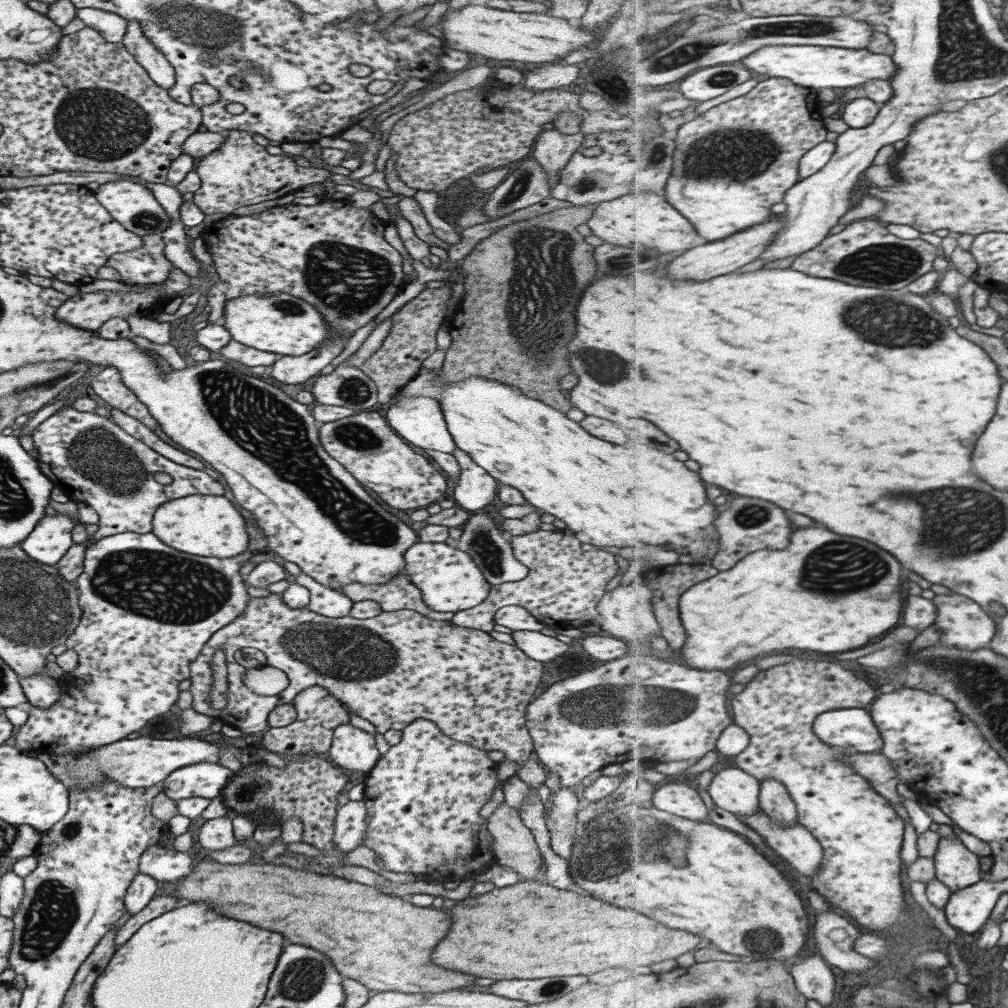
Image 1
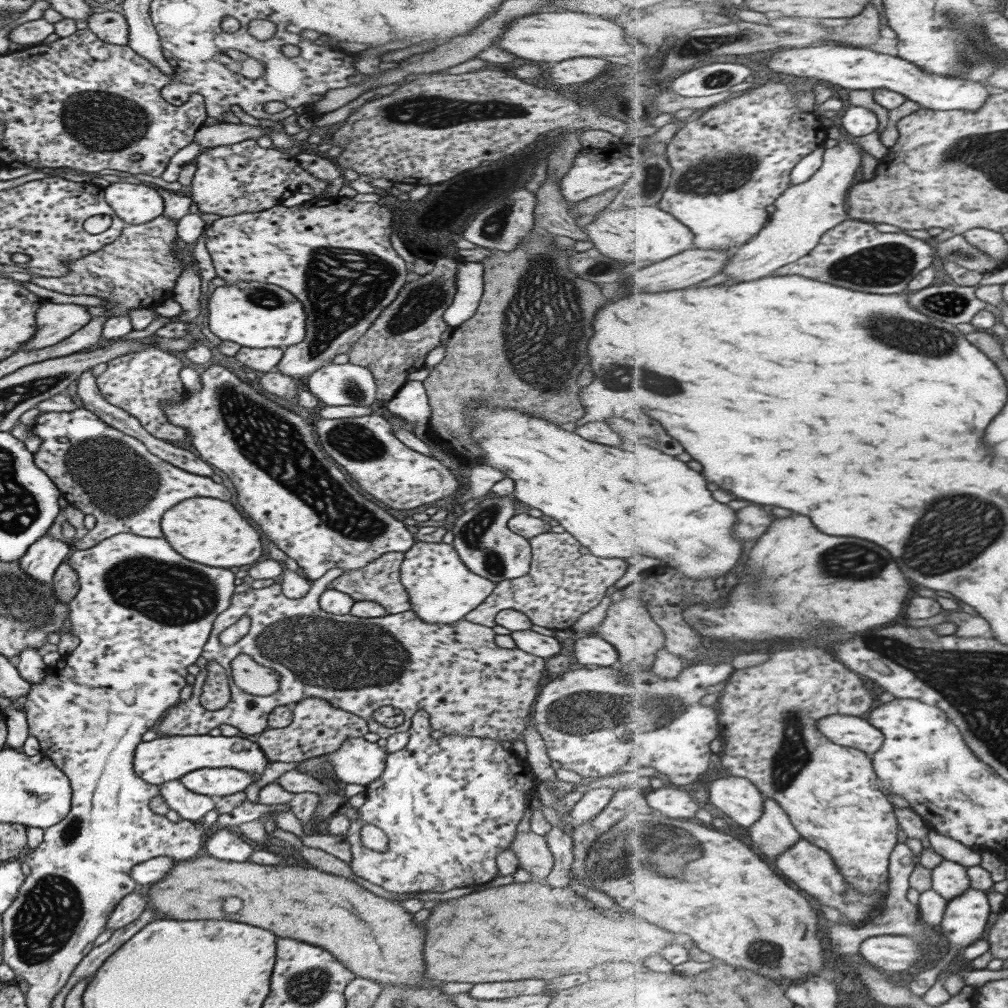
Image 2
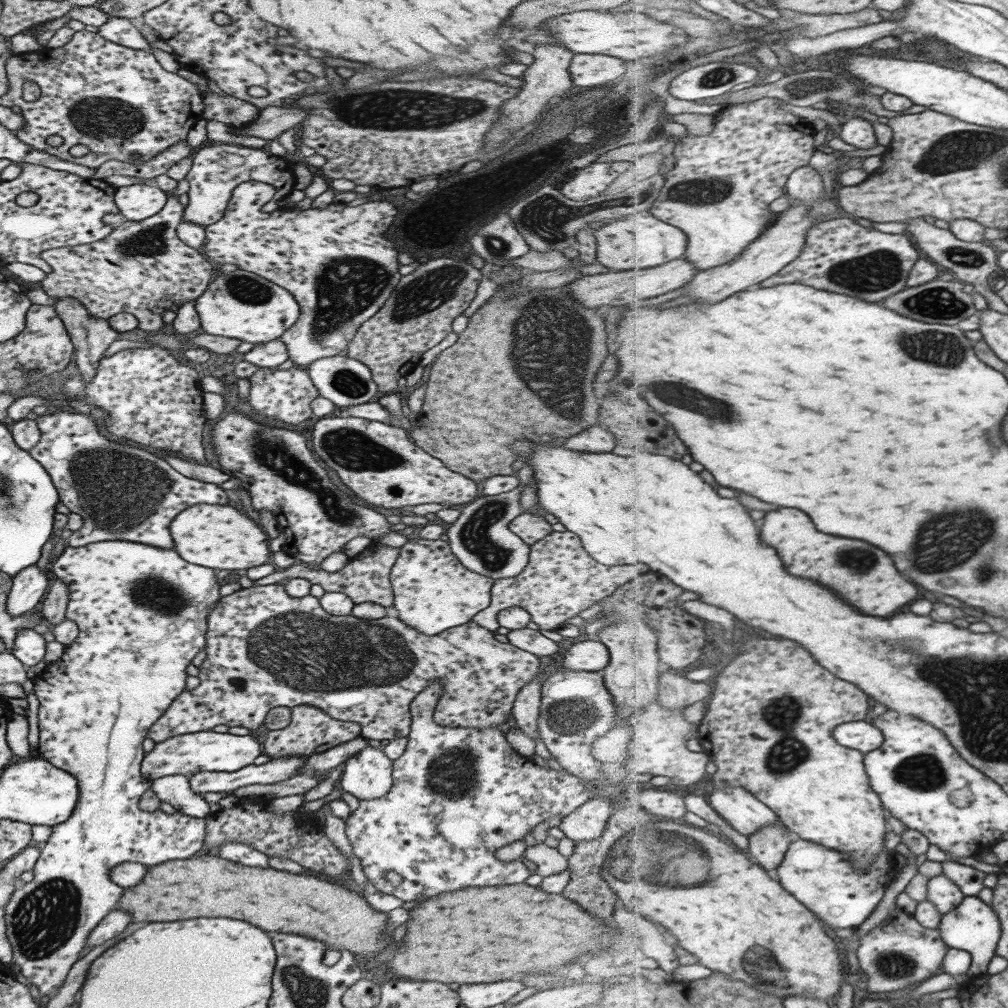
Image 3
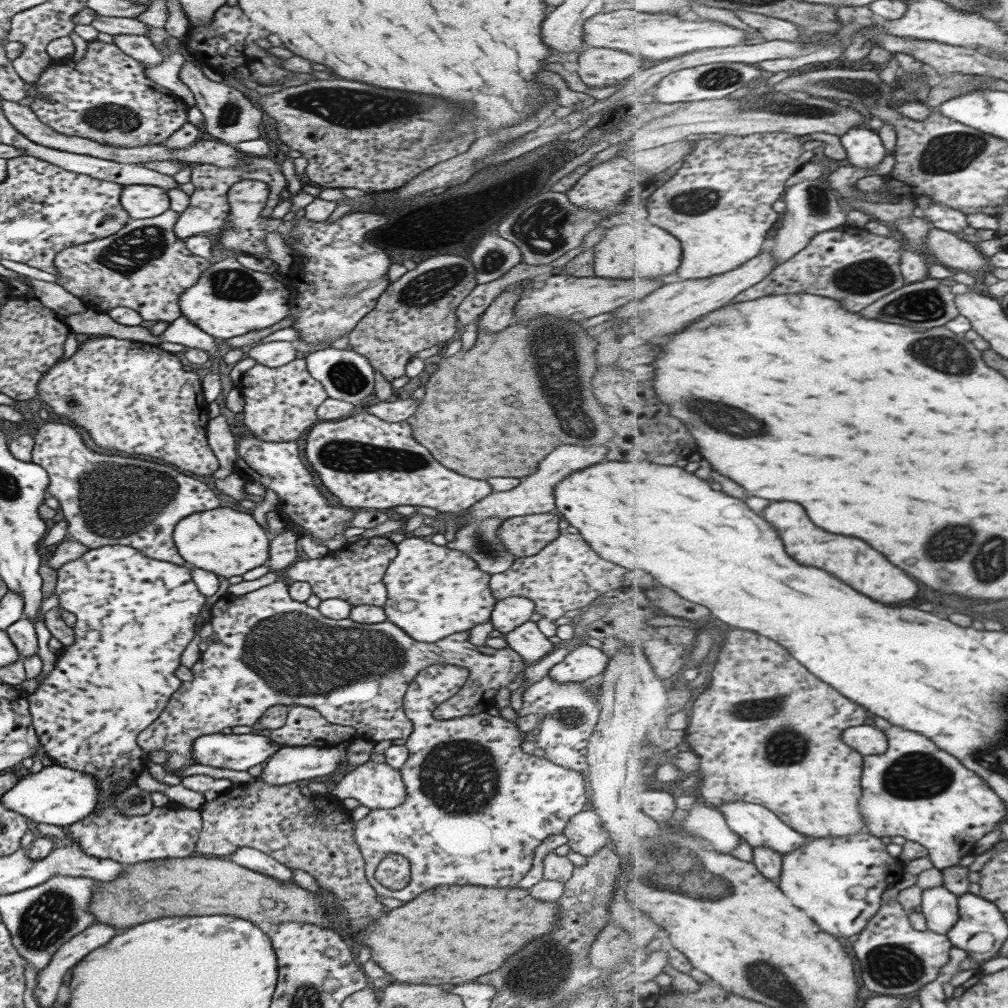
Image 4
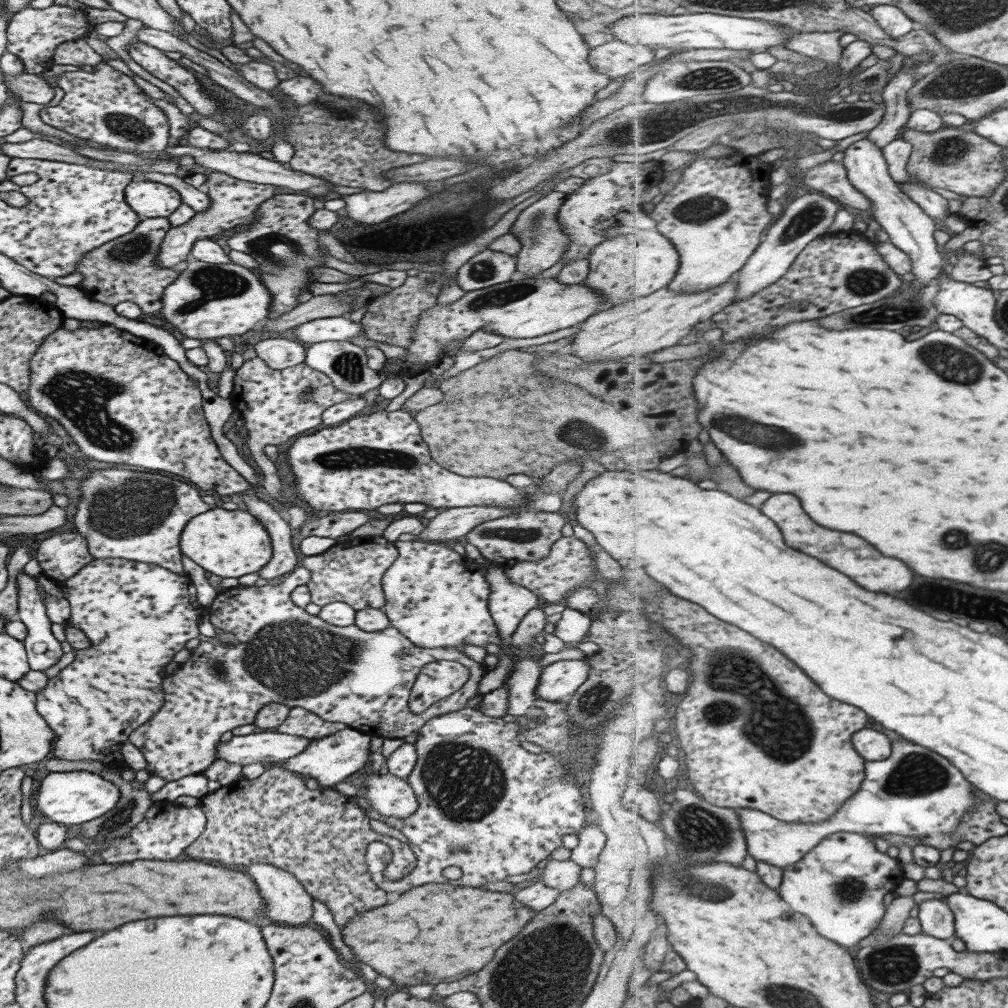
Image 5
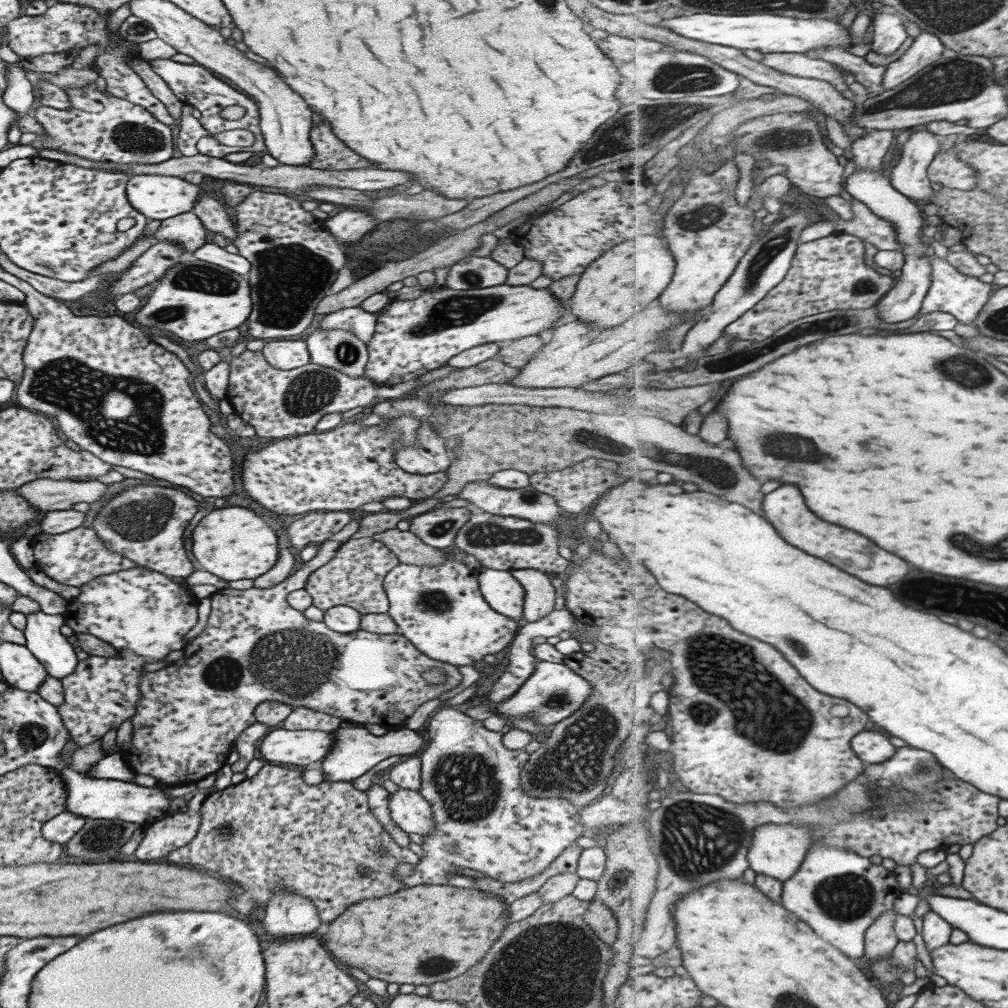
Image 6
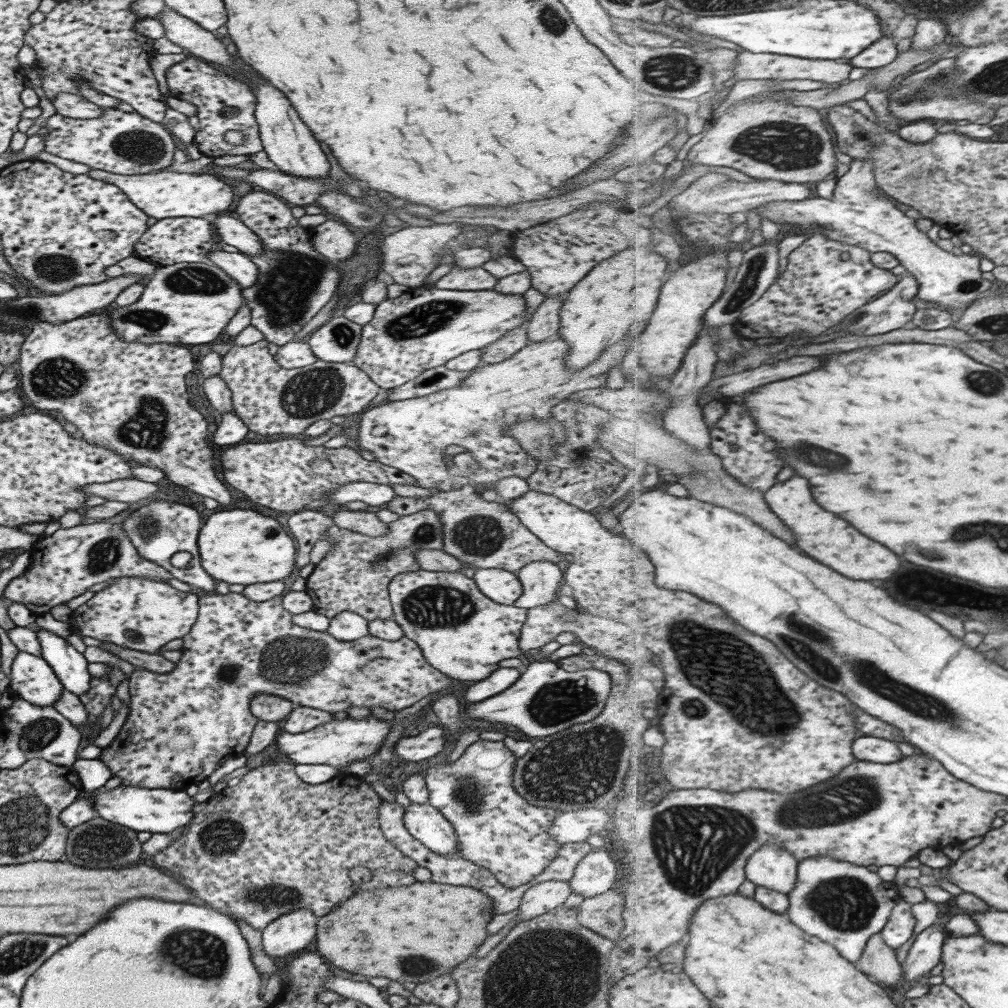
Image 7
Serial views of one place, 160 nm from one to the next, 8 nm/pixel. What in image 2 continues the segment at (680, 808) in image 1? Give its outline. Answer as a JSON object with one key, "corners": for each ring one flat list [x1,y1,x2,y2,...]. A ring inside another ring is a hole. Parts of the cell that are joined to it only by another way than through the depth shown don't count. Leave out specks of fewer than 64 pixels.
{"corners":[[677,786,659,787,659,790,647,790,646,799,654,808,657,815,669,816,669,818,693,818,699,812,699,806,695,798,677,788]]}

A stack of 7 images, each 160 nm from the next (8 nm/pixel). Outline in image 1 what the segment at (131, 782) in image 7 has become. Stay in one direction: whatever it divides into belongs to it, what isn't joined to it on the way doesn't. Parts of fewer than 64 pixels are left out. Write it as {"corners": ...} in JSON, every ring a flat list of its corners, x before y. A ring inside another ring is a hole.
{"corners":[[269,593,269,595,265,597,251,596,248,600,248,603,246,604,245,610,242,610,242,613,237,616,235,620,232,620,229,624,223,626,223,629,217,630,209,637,209,640,199,651,198,656,195,657,195,660,193,660,193,662,191,662,189,665,190,687,188,690,192,696,192,703,190,706,195,712,197,712,197,714,205,714,213,719,218,719,223,724,233,726,233,728,237,728,237,730,240,730,243,734,250,735,254,732,259,732,266,727,266,718,272,708,290,703,300,690,306,689,310,686,320,686,322,689,327,690,327,692,331,696,335,697,341,704,343,704,347,710,353,712,359,716,359,718,363,718,363,720,370,722,376,729,376,732,379,734,382,734,382,732,385,732,386,730,401,730,402,728,405,728,405,726,407,726,410,722,422,718,423,720,434,722,437,725,437,728,445,736,455,739,457,742,464,742,473,745,475,748,480,748,481,750,499,750,499,752,503,752,504,760,515,761,518,768,521,768,526,760,532,755,532,740,529,736,529,733,527,732,526,726,524,725,526,706,534,698,532,694,537,684,539,684,542,670,543,663,531,660,531,658,529,658,524,652,521,652,521,650,519,650,515,645,499,642,489,636,489,634,485,631,455,626,455,624,452,624,450,620,431,620,430,618,427,618,426,616,409,609,394,610,389,612,380,611,380,613,376,614,373,618,366,619,351,618,349,615,343,616,341,618,327,618,307,610,306,607,290,608,286,605,285,602,282,601,281,595,279,593],[247,647,260,650,266,658,267,666,278,668,286,674,288,685,283,690,281,690,278,695,255,695,254,692,251,692,251,690,249,690,249,688,244,685,244,682,242,681,244,668,235,662,234,652,240,648],[216,650,223,651,226,666,226,681,228,686,227,695,225,695,225,706,220,709,213,708,206,701,206,698,210,696,210,688,212,687,210,685,210,657]]}

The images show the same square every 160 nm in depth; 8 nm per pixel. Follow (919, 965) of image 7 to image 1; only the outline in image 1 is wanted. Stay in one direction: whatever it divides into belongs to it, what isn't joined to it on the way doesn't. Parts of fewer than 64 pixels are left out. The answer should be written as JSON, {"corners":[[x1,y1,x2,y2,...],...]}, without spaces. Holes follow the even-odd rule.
{"corners":[[957,836,942,838,933,858,935,877,953,891,973,886,985,878,981,870,981,857,973,854]]}

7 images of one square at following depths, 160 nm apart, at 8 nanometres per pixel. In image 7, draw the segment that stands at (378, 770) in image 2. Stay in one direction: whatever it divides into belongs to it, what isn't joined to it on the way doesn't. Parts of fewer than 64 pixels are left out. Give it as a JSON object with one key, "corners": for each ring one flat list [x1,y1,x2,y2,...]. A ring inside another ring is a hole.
{"corners":[[409,801,403,809,403,826,414,841,435,854,456,856,457,836,453,833,453,827,434,806,427,802,417,804]]}

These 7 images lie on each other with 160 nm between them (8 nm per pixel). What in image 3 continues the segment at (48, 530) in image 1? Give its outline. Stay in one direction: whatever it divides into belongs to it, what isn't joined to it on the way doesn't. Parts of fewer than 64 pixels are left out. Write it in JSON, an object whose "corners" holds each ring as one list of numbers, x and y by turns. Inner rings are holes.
{"corners":[[35,564,26,566,11,577,12,585,6,600,6,611,17,618,38,607,49,587,51,576,48,569,39,570]]}

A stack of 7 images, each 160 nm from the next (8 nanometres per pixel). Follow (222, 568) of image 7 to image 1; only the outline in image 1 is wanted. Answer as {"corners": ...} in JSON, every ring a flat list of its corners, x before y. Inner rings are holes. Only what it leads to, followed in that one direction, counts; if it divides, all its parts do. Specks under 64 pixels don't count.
{"corners":[[211,494,187,496,165,502,153,514,153,534,167,546,201,557,231,558,248,545,246,526,241,514,226,497]]}

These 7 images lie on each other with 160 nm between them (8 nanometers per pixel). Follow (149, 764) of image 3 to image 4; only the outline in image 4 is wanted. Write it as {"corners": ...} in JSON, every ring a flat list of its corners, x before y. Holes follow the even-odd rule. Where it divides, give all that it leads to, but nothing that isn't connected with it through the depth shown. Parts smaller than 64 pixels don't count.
{"corners":[[215,733,191,741,190,756,194,764,241,772,261,764,279,748,263,735]]}

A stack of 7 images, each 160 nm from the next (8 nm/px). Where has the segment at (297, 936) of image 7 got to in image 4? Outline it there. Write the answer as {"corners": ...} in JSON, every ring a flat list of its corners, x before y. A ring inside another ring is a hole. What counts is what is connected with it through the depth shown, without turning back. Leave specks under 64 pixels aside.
{"corners":[[243,847,231,853,229,860,239,864,239,866,243,866,243,868,260,872,265,876,293,883,291,870,287,869,283,864,276,862,273,858,266,856,263,852]]}

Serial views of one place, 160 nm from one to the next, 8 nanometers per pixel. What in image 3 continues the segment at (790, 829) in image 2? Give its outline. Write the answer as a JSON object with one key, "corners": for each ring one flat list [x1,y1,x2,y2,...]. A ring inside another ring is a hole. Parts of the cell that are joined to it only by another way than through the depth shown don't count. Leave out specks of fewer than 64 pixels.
{"corners":[[767,825,757,834,751,834,750,855,765,870,775,872,791,847,793,833,784,825]]}

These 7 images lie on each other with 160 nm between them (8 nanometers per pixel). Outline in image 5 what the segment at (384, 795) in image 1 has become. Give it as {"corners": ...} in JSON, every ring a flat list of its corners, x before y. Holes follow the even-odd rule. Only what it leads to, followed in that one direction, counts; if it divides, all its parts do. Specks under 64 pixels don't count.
{"corners":[[457,661,428,662,420,668,407,699,410,711,419,713,453,694,468,679,468,670],[465,708,456,710,455,712,447,712,440,714,435,718,430,718,421,725,415,735,411,738,416,752,416,761,411,772,407,775,407,784,412,788,415,798,417,799,417,808,409,817,395,818,395,817,383,817,382,822,387,824,389,828,398,830,407,839,407,845,413,852,416,859,416,866,411,870,408,875,405,875,399,880,387,880,383,876,383,870,387,866,387,848,385,844,379,844,379,842,371,842,366,847,364,852,364,861,366,862,367,872,370,874,370,879,385,893,397,892,402,894,405,890,413,888,415,886,421,886,429,884,429,882,447,882,447,884,459,884,459,886,484,886,488,882,497,882,497,880,504,880,507,876,515,876,515,874,525,874,529,872,535,866,537,866,544,859,552,857,555,850,561,848,561,838,565,835,579,834,581,827,585,825,585,816,582,805,580,803,581,794,579,793,579,785,570,783,563,778,565,774,566,765,549,753,535,753,531,754,527,752,521,745,522,728,518,723,513,722,513,719,506,719,502,717,489,717,481,713,477,709],[449,866,455,866,461,871,461,878,457,880,447,880,443,877,443,869]]}

